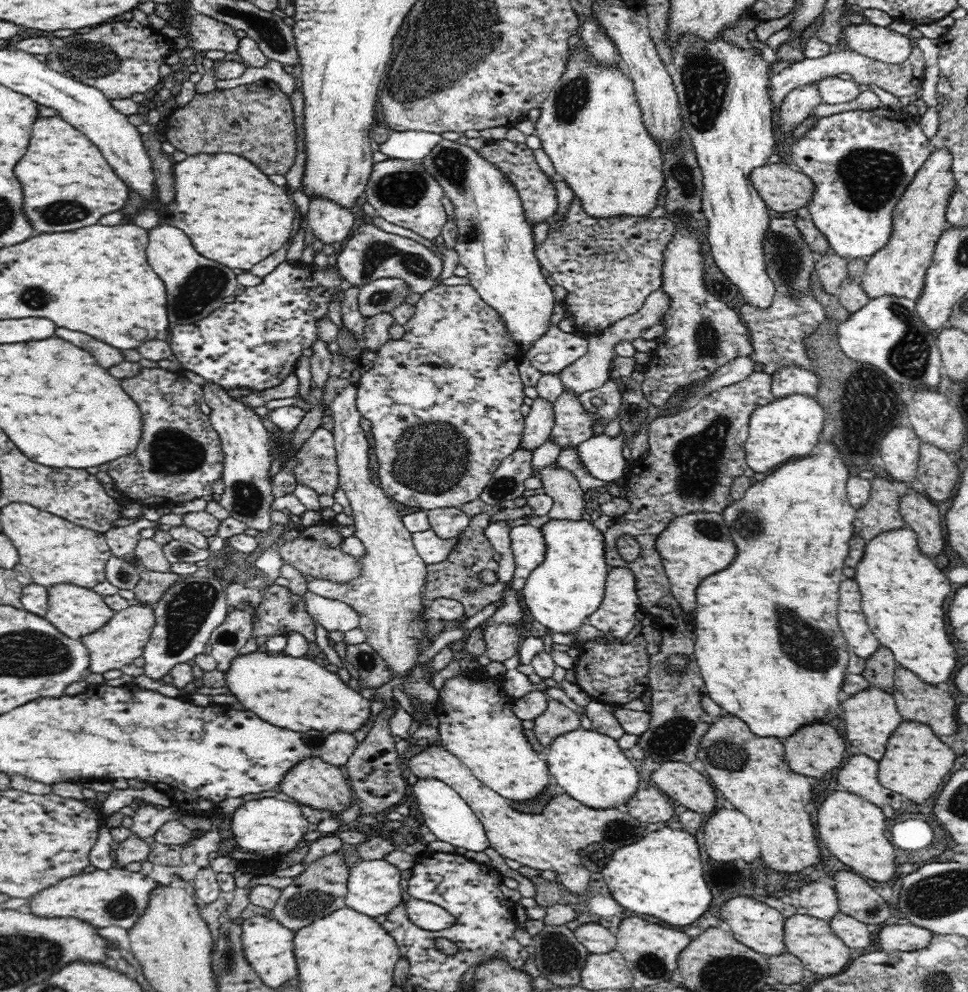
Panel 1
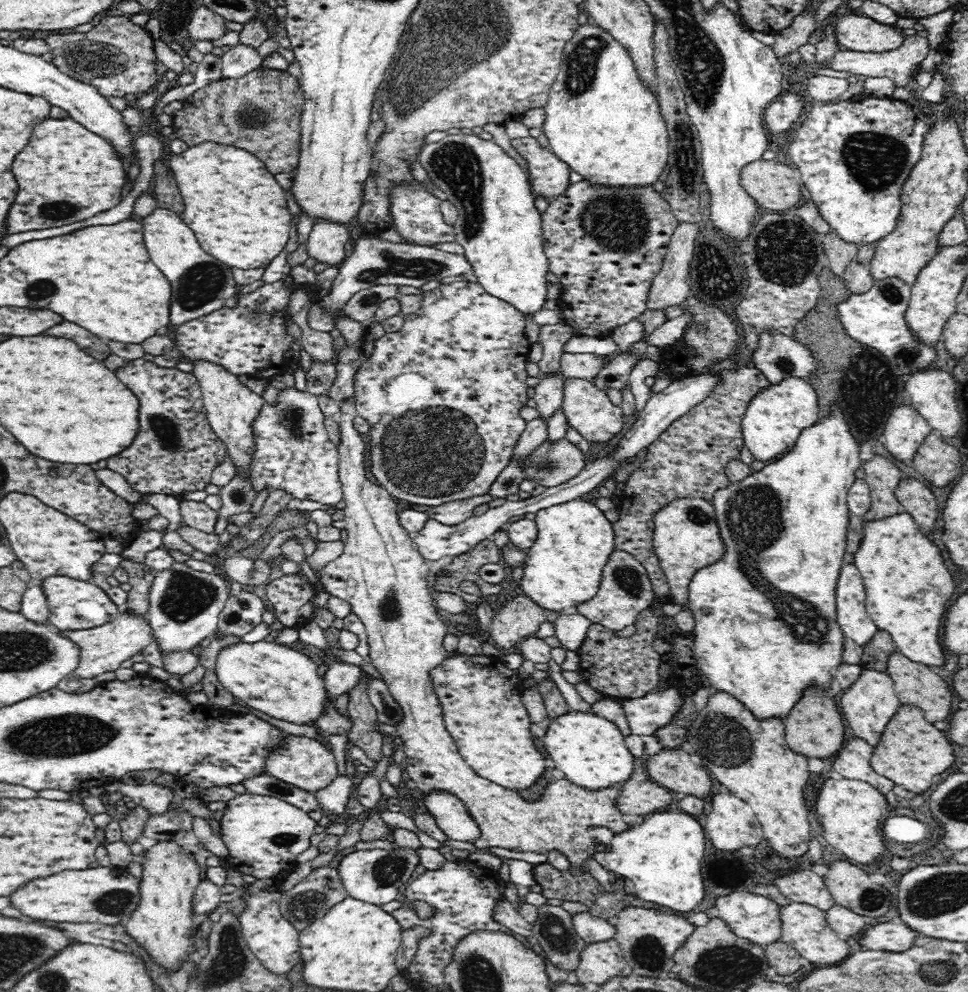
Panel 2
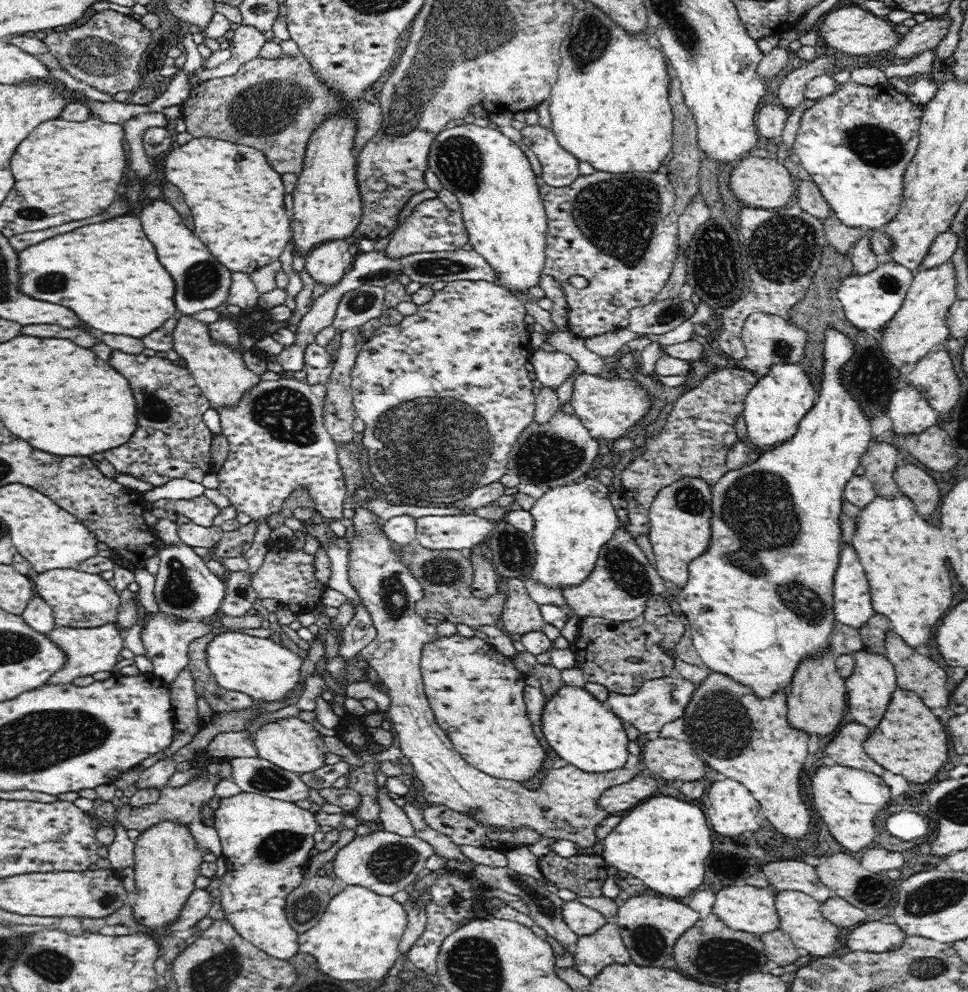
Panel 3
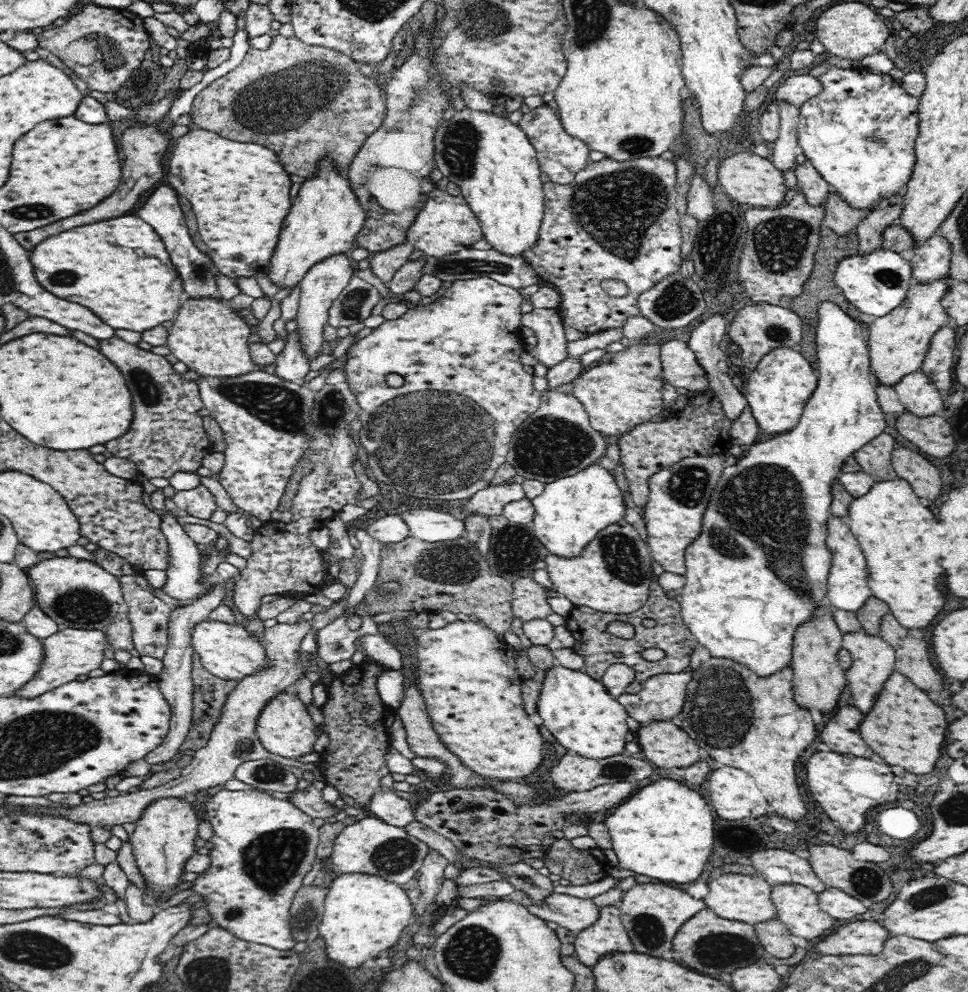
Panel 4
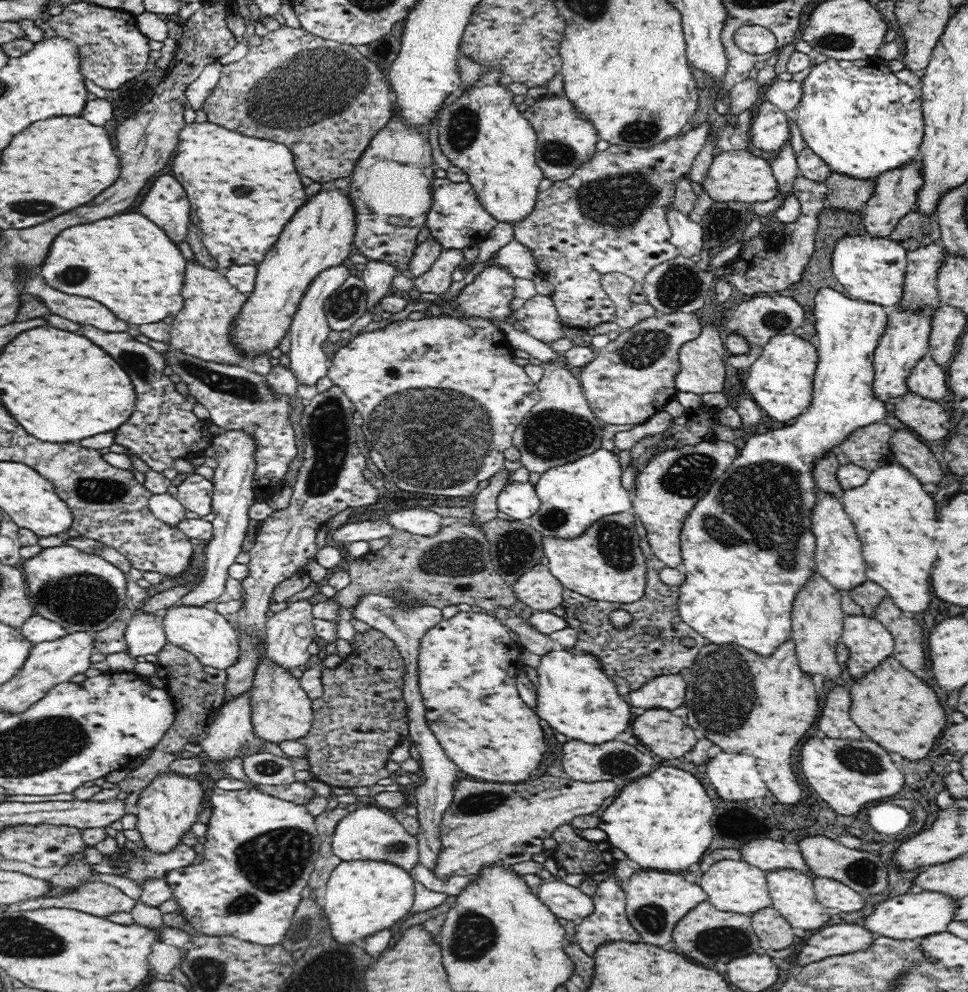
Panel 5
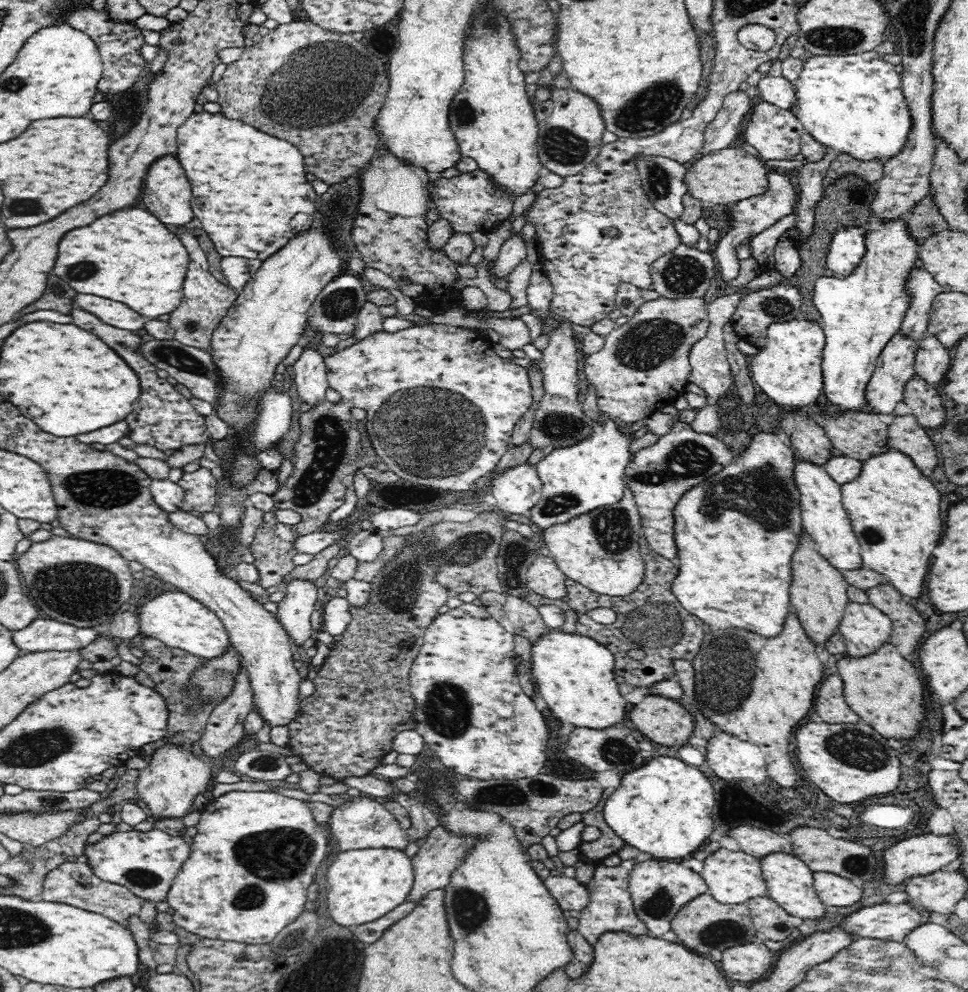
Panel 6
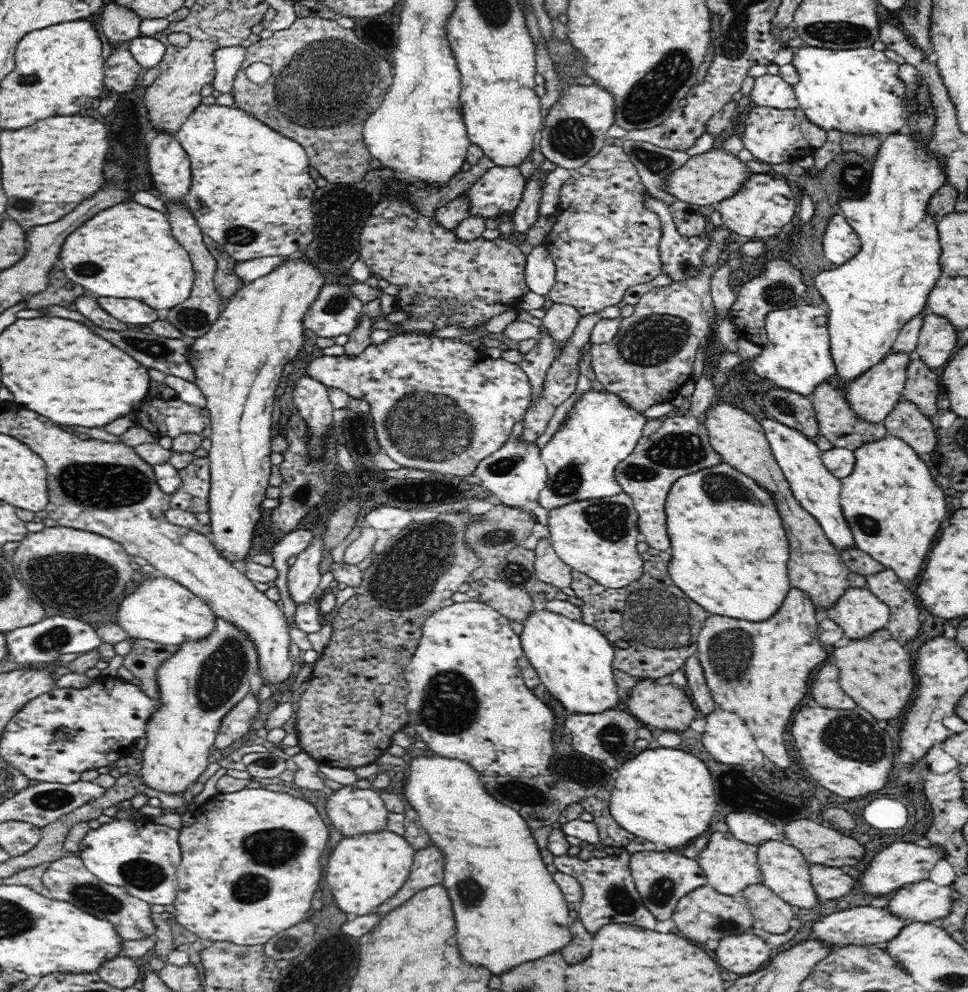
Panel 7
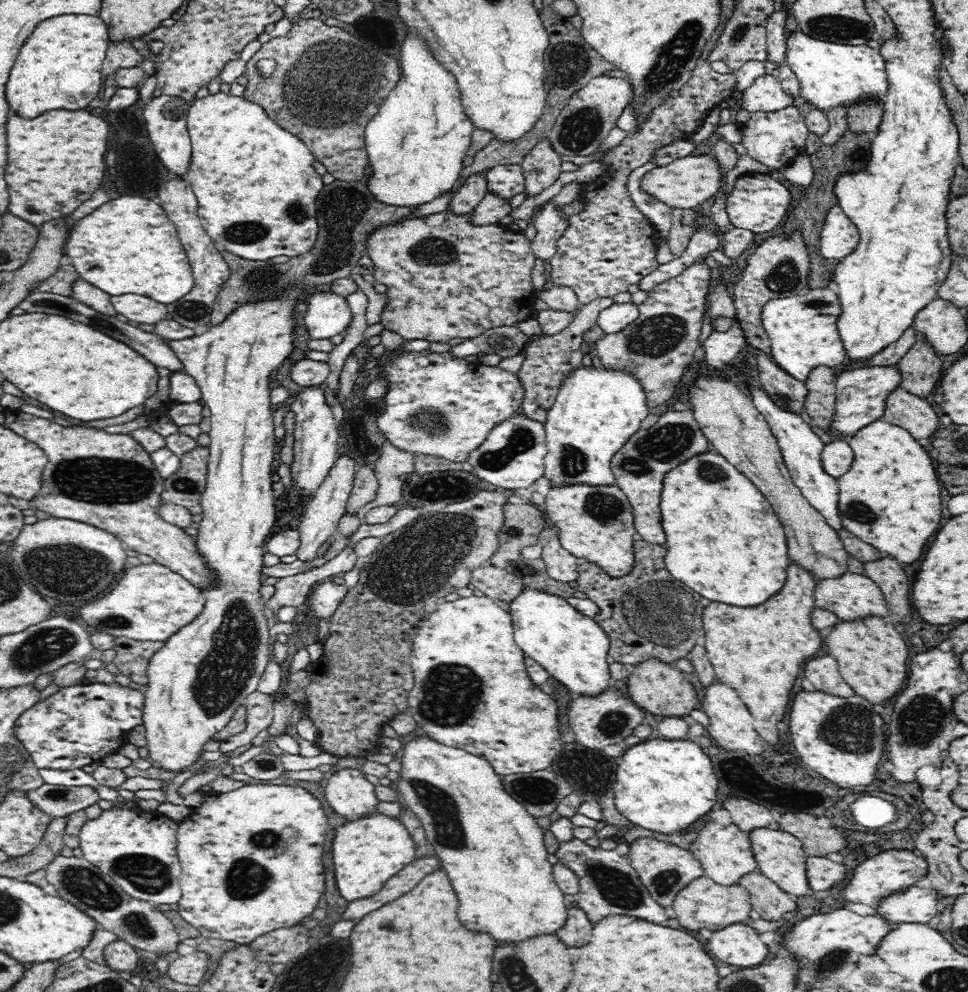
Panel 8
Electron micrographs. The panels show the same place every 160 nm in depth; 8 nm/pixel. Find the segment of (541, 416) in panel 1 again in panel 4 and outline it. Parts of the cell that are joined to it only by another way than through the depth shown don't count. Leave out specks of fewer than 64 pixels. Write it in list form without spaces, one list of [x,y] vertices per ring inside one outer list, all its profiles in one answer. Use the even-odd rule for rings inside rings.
[[[533,308],[533,310],[526,314],[521,314],[521,324],[528,326],[534,330],[537,336],[537,344],[535,347],[529,350],[529,354],[536,358],[537,362],[544,364],[546,368],[552,368],[556,364],[560,364],[560,361],[568,358],[567,340],[564,336],[564,323],[562,316],[556,312],[554,308]]]

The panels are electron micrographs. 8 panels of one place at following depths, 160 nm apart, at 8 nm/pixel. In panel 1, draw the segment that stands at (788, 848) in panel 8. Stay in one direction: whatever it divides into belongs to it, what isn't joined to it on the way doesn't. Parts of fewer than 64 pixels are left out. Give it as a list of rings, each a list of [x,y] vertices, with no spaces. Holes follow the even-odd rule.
[[[796,913],[784,922],[784,942],[786,950],[797,956],[804,967],[814,974],[822,976],[834,976],[842,972],[848,966],[850,959],[850,947],[846,946],[840,937],[832,930],[829,921],[820,920],[807,914]]]

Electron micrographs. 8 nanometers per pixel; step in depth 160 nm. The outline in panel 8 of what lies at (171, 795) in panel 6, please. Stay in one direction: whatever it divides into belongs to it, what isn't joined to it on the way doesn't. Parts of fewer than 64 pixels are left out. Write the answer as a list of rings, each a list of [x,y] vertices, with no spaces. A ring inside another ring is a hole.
[[[292,283],[289,287],[286,287],[281,293],[274,295],[271,299],[262,299],[257,301],[252,301],[251,303],[241,304],[236,311],[231,312],[220,324],[215,324],[208,326],[206,329],[201,330],[196,333],[195,336],[182,340],[166,340],[168,341],[168,346],[176,356],[183,362],[183,372],[188,373],[200,387],[202,393],[202,400],[204,404],[210,409],[211,415],[210,420],[210,431],[208,436],[210,437],[209,442],[209,459],[207,464],[207,481],[204,492],[202,493],[202,498],[200,500],[201,507],[203,508],[203,518],[199,522],[198,534],[196,537],[196,547],[198,547],[198,552],[204,557],[206,565],[212,569],[214,573],[214,584],[210,588],[204,588],[202,594],[204,595],[205,606],[203,612],[196,617],[191,624],[186,627],[181,628],[176,635],[168,638],[168,641],[164,644],[163,648],[160,648],[156,653],[150,657],[150,662],[148,662],[147,669],[147,680],[148,685],[146,685],[146,690],[144,692],[144,708],[143,708],[143,724],[146,729],[146,745],[148,747],[148,752],[150,753],[150,762],[153,765],[164,770],[170,770],[176,772],[186,771],[186,768],[190,768],[194,762],[198,762],[203,754],[204,745],[213,739],[217,732],[220,732],[224,728],[228,721],[232,718],[235,710],[239,706],[245,706],[248,700],[248,696],[252,692],[258,691],[258,686],[260,683],[260,678],[264,674],[268,662],[268,648],[270,640],[270,630],[269,627],[271,623],[268,620],[267,610],[265,608],[265,600],[262,599],[260,595],[260,576],[262,576],[261,568],[262,565],[262,555],[265,553],[264,542],[266,542],[266,536],[272,530],[274,522],[276,522],[276,506],[274,505],[274,492],[272,491],[272,480],[270,479],[273,472],[275,471],[276,461],[274,460],[274,423],[272,418],[272,403],[270,398],[270,384],[273,377],[270,375],[272,370],[278,368],[294,350],[294,337],[292,337],[292,332],[294,332],[294,308],[298,303],[298,300],[302,298],[302,285],[298,283],[294,285]]]

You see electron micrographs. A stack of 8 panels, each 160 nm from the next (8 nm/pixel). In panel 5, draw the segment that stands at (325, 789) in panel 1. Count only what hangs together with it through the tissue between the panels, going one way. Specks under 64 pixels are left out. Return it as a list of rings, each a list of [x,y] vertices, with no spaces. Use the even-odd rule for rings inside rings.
[[[265,653],[263,655],[256,670],[253,686],[250,688],[253,729],[262,741],[279,746],[283,741],[300,741],[308,734],[313,722],[313,700],[290,671],[266,659]]]

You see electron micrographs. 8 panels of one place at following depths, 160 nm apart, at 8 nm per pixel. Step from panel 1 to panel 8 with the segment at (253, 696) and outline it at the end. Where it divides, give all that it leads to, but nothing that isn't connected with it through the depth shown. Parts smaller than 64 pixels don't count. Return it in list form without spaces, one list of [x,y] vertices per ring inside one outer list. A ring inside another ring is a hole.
[[[154,561],[124,570],[121,581],[109,593],[80,608],[78,620],[91,632],[104,632],[114,638],[164,642],[191,624],[204,609],[202,591],[166,566]]]

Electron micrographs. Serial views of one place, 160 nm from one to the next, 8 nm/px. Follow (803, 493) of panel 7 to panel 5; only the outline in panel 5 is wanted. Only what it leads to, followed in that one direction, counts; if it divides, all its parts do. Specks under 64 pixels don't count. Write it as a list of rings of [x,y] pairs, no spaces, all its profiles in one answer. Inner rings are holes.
[[[816,490],[816,506],[812,508],[810,518],[812,533],[816,536],[814,563],[819,572],[841,594],[860,586],[868,578],[866,562],[862,558],[862,544],[855,526],[843,509],[843,504],[827,492]]]

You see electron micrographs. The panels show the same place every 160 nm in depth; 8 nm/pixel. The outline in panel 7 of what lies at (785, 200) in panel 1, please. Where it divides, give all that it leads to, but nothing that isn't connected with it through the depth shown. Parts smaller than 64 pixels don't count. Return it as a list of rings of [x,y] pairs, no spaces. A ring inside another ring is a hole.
[[[720,148],[690,157],[684,166],[674,170],[666,178],[666,191],[677,201],[706,207],[735,196],[752,174],[744,162],[741,162],[734,154]]]

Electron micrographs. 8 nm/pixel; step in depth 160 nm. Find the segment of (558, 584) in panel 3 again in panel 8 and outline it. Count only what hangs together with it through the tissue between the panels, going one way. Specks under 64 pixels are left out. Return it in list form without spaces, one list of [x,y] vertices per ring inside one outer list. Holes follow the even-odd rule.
[[[578,366],[576,370],[572,370],[566,380],[562,382],[560,390],[558,390],[558,396],[556,396],[555,404],[552,409],[548,412],[545,422],[545,435],[547,438],[547,455],[544,459],[545,464],[545,476],[550,480],[550,486],[572,486],[572,484],[587,484],[588,486],[614,486],[616,485],[616,477],[614,476],[613,470],[611,469],[611,460],[614,454],[630,440],[630,438],[640,430],[640,424],[642,420],[648,416],[650,412],[648,405],[646,404],[646,395],[644,389],[640,386],[638,379],[629,372],[623,370],[606,370],[603,366],[599,369],[596,367],[584,367]]]

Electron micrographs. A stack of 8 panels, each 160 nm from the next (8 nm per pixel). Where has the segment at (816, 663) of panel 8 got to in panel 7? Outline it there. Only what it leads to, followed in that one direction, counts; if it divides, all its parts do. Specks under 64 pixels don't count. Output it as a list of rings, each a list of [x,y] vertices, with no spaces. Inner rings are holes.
[[[829,662],[823,664],[815,678],[812,678],[812,696],[824,708],[832,710],[852,710],[857,704],[839,685],[839,669]]]

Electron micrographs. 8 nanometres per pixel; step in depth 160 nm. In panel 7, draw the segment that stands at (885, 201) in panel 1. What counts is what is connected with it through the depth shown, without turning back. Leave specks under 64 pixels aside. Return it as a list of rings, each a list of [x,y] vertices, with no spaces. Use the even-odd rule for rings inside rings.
[[[796,43],[792,64],[799,74],[799,81],[793,86],[798,107],[816,127],[826,132],[880,138],[905,129],[908,87],[898,77],[899,64],[886,57],[884,51],[872,47],[830,50]]]

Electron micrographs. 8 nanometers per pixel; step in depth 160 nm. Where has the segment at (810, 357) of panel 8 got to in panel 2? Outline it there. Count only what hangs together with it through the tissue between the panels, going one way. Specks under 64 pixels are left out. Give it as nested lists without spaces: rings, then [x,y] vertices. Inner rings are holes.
[[[784,376],[778,384],[770,384],[750,400],[741,422],[745,447],[760,462],[768,463],[794,448],[802,430],[814,426],[818,415],[818,397],[809,381],[798,376]]]

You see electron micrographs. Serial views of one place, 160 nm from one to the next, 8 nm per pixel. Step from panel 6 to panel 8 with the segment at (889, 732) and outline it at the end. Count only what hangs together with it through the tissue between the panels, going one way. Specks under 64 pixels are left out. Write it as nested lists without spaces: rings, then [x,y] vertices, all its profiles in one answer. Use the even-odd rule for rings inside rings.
[[[869,617],[860,621],[838,622],[824,638],[829,655],[838,663],[842,679],[872,704],[882,704],[896,696],[906,682],[906,644],[894,630],[896,620]]]

